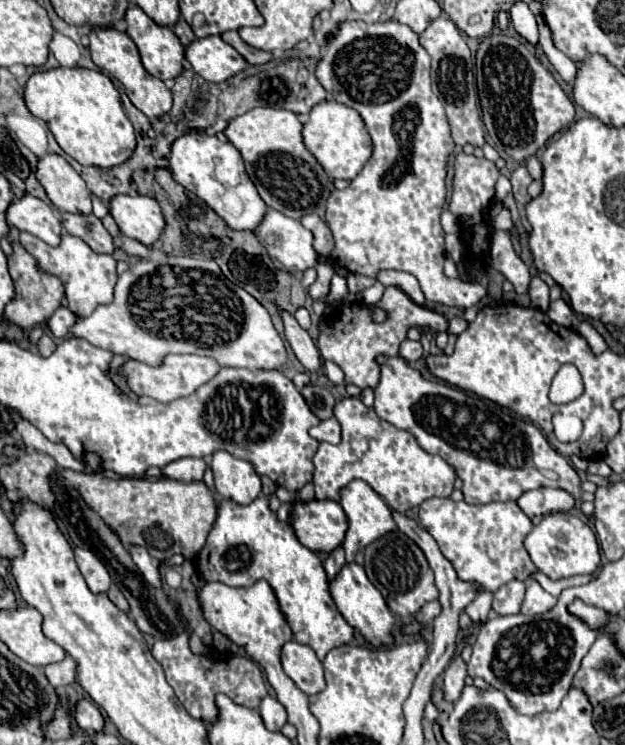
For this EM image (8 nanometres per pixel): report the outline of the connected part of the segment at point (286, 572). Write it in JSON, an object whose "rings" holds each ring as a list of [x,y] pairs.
{"rings":[[[259,495],[245,507],[221,499],[217,505],[217,519],[207,535],[205,551],[205,581],[221,581],[229,587],[247,587],[259,579],[269,581],[295,633],[295,641],[309,645],[321,661],[333,647],[351,643],[355,631],[347,625],[331,599],[321,559],[299,543],[287,521],[283,523],[277,519],[265,495]]]}

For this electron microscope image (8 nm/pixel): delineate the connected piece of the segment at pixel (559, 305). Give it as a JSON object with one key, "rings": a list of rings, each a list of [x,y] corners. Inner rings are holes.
{"rings":[[[551,301],[551,307],[547,311],[547,315],[557,323],[557,325],[563,325],[563,327],[571,327],[573,325],[573,309],[563,301]]]}

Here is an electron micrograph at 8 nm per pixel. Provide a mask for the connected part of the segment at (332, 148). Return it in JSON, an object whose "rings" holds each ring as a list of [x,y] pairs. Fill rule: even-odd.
{"rings":[[[323,101],[311,109],[309,121],[303,127],[303,141],[333,179],[351,181],[373,153],[373,143],[369,139],[369,133],[365,131],[365,121],[361,119],[361,115],[337,101]]]}

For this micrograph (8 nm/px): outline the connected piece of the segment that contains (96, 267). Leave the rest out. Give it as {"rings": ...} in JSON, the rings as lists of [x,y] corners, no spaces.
{"rings":[[[21,233],[19,243],[37,259],[37,263],[43,271],[53,273],[55,277],[59,277],[63,281],[65,297],[69,301],[67,307],[77,317],[89,317],[95,311],[95,307],[107,305],[113,301],[113,289],[117,283],[117,269],[115,269],[117,261],[111,255],[95,253],[85,241],[81,241],[69,233],[63,233],[59,247],[49,247],[47,243],[33,237],[31,233]]]}

